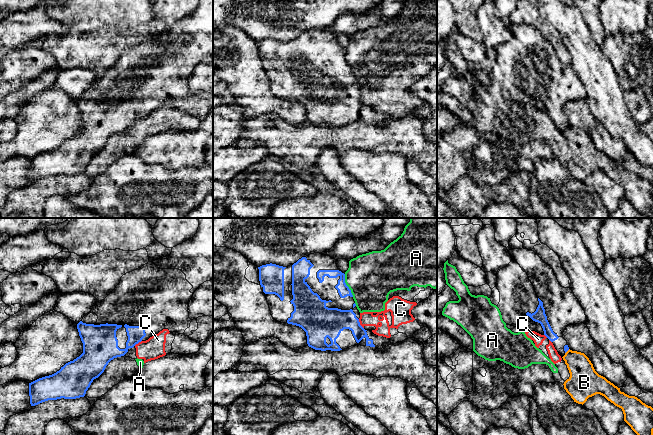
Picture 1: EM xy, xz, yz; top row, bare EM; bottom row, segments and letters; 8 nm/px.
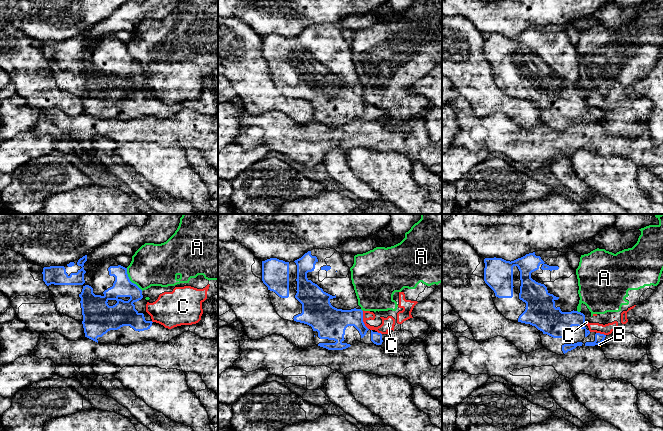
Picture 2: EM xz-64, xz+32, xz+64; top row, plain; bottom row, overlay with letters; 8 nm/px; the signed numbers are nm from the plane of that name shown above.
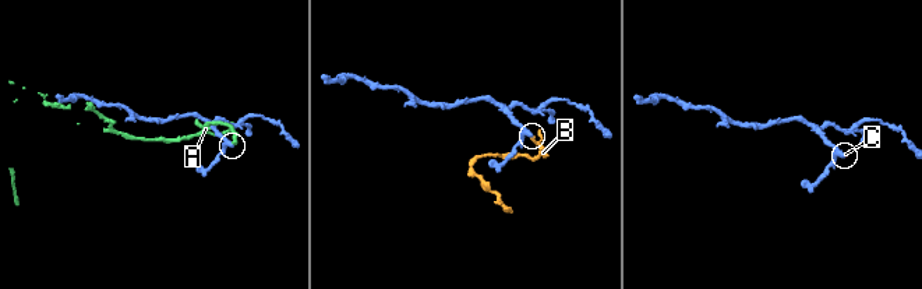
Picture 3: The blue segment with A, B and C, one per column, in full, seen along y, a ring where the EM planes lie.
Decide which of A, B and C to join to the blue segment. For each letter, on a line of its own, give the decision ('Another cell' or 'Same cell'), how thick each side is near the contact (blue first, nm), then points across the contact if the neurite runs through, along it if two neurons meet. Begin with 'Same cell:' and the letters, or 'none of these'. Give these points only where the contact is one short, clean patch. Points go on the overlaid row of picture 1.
Same cell: none of these
A: Another cell. Thickness 90 nm (blue) against 400 nm
B: Another cell. Thickness 50 nm (blue) against 220 nm
C: Another cell. Thickness 240 nm (blue) against 110 nm. Boundary: xz (358, 319), (363, 328)

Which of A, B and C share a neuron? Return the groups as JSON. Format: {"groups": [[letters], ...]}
{"groups": [["A", "B", "C"]]}

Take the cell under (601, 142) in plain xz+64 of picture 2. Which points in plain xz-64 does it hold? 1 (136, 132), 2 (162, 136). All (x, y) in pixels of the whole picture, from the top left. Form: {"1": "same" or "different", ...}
{"1": "same", "2": "same"}

